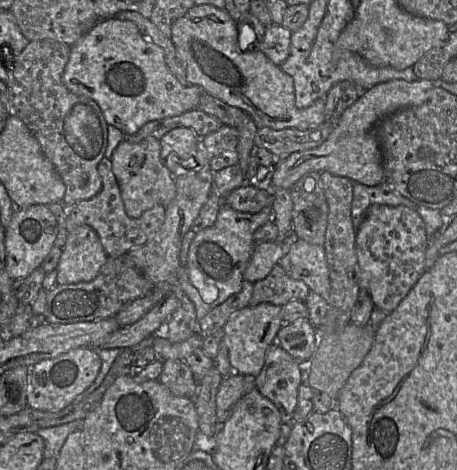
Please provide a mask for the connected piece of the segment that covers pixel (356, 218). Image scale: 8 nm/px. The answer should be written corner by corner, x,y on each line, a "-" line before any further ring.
354,182
351,216
355,231
361,225
367,209
374,204
388,206
403,205
412,210
416,208
416,204
412,201
397,192
384,191
379,184
377,186
366,186

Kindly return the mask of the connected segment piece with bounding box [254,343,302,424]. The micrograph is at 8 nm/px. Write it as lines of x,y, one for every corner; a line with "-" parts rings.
274,343
268,347
264,366
259,375
255,377
254,382
261,395
277,407
281,422
292,424
293,414
297,406
298,388
302,383
302,364

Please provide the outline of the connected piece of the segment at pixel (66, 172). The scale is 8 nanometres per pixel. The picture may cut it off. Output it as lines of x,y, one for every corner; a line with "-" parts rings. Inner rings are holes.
30,41
16,58
15,66
8,70
8,113
19,118
37,139
44,155
62,178
66,192
63,205
74,204
96,196
102,189
98,164
105,157
108,146
108,123
99,105
86,96
77,95
63,84
62,75
70,56
70,46
50,41

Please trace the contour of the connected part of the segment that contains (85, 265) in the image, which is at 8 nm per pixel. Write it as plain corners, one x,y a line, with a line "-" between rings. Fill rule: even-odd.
88,225
78,226
67,235
57,267
57,284
93,280
107,262
98,234

